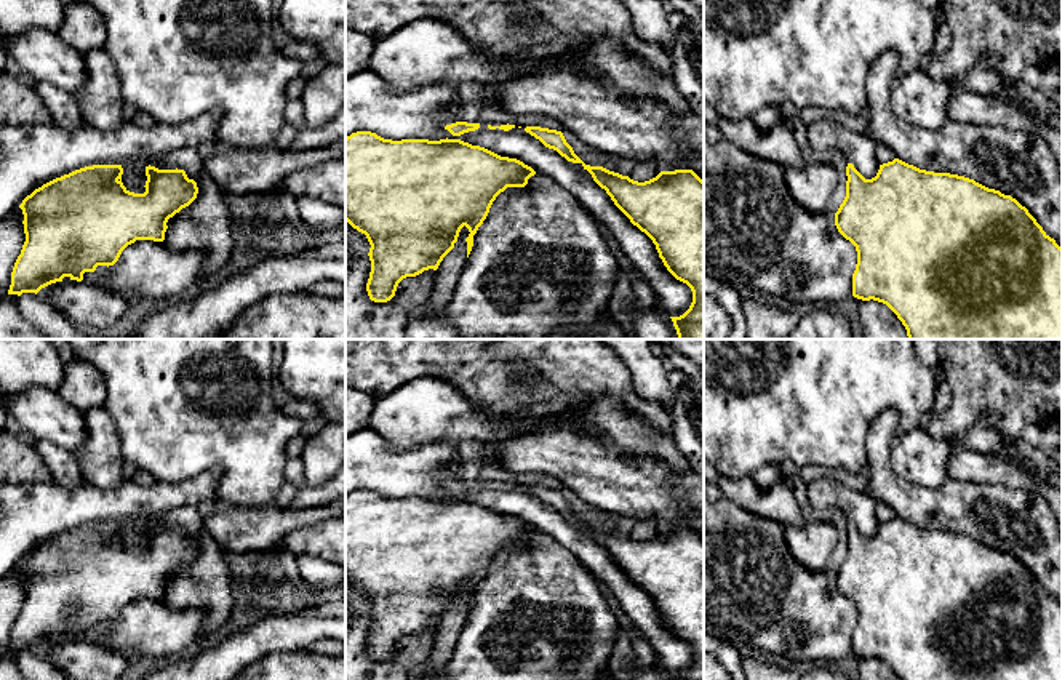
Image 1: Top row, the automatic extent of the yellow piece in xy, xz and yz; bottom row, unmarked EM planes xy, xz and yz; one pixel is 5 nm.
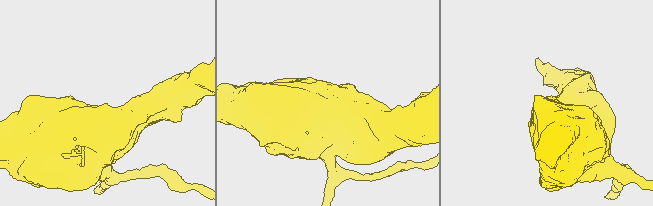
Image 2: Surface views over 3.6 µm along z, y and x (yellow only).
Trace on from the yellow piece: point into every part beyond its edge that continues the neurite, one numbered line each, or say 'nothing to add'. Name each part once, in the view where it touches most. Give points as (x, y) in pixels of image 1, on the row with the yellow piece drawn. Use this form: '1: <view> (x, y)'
1: xy (101, 271)

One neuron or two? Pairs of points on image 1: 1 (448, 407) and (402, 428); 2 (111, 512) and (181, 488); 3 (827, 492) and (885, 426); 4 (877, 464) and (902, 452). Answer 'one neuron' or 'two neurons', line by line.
1: one neuron
2: one neuron
3: two neurons
4: two neurons

